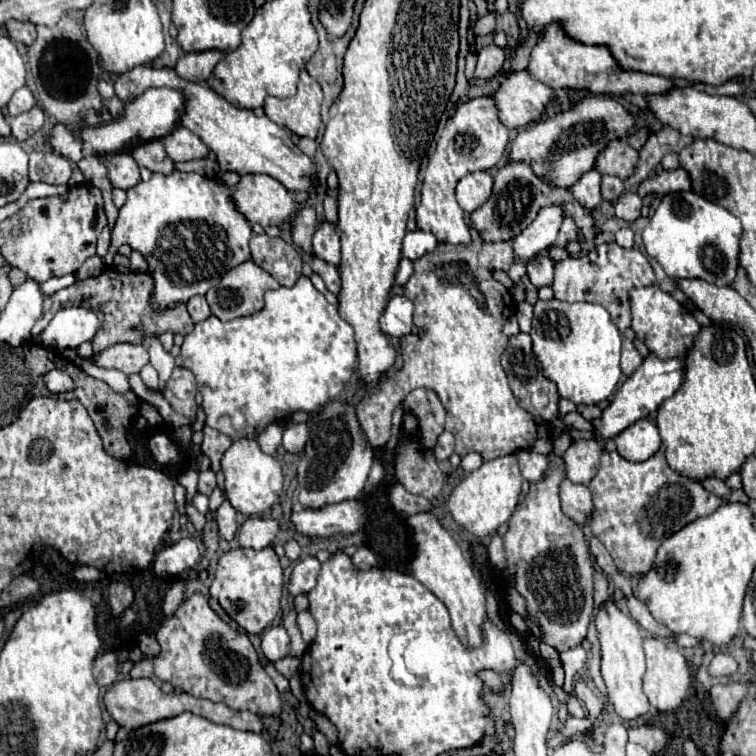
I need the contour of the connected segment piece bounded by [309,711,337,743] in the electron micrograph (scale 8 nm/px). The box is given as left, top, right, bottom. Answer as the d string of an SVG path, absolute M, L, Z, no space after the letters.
M311 711L309 713L309 717L311 717L311 721L315 721L317 723L317 727L325 733L325 737L329 739L329 743L337 743L337 737L335 737L335 727L323 717L323 715L319 715L319 713L315 713L315 711Z

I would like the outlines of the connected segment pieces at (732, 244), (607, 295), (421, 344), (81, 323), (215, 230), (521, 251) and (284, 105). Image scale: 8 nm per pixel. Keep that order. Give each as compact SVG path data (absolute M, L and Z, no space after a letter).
M693 191L669 193L661 199L649 225L643 231L643 245L649 257L657 259L669 277L703 279L717 287L731 285L739 267L739 243L743 227L739 217Z
M603 243L593 247L583 257L565 257L561 261L555 261L553 271L553 293L559 301L589 301L603 305L611 321L619 331L625 331L631 325L631 313L629 313L629 289L633 287L645 287L655 281L653 269L647 261L647 257L637 249L623 249L617 243Z
M471 229L473 241L469 245L437 245L435 251L425 253L421 259L415 261L415 271L411 279L405 285L405 295L415 303L415 325L423 329L423 335L409 337L407 341L401 341L401 355L403 355L403 369L383 377L379 381L379 387L375 387L367 397L361 399L357 407L359 425L363 427L363 433L367 435L371 447L383 447L391 437L391 417L393 409L401 403L403 397L407 397L415 387L431 389L439 395L445 411L447 411L447 425L445 429L451 431L457 439L455 453L467 455L471 451L481 453L483 461L509 455L521 449L533 447L533 443L539 437L549 437L551 427L547 421L531 415L523 407L519 407L519 401L511 393L507 385L507 375L503 367L499 365L499 357L507 347L507 335L503 333L503 297L507 289L497 283L491 275L493 269L509 271L511 263L515 261L515 255L509 247L509 243L485 243L475 229Z
M69 307L61 309L51 319L51 323L35 337L35 341L43 347L63 351L67 347L79 347L81 343L91 341L99 327L101 313L83 307Z
M175 169L171 175L153 173L149 181L139 181L135 187L127 189L127 201L119 209L109 251L101 259L104 264L111 265L123 243L131 245L133 251L139 251L147 259L149 273L153 277L153 291L149 297L151 307L161 311L163 307L175 307L175 303L187 303L187 299L193 295L205 295L227 271L241 265L243 261L249 261L251 237L251 223L237 211L231 199L231 189L223 181L209 179L199 173L181 173Z
M561 205L543 207L537 213L535 221L521 235L515 237L515 241L513 241L515 255L521 259L533 259L535 255L553 247L563 219L565 219L565 215L563 215Z
M301 71L297 93L289 99L267 97L263 109L273 123L291 129L299 137L315 139L321 125L321 101L323 93L319 83L307 71Z

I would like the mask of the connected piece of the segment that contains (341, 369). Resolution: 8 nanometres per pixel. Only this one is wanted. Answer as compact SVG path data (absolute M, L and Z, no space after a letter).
M301 275L293 287L267 291L265 307L255 315L225 323L217 317L209 317L197 323L181 345L181 357L183 365L195 375L197 389L203 395L201 407L207 415L207 427L217 429L233 441L241 437L257 439L271 423L295 411L313 413L345 389L355 367L355 339L353 327L339 317L337 307L327 303L309 277Z

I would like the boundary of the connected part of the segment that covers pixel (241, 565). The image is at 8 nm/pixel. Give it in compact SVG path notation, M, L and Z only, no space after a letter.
M273 547L265 549L231 549L219 559L219 567L215 579L211 583L211 597L215 597L221 607L229 613L231 619L237 621L249 635L259 635L271 625L275 615L279 613L279 601L283 591L283 569L279 565L279 557Z

